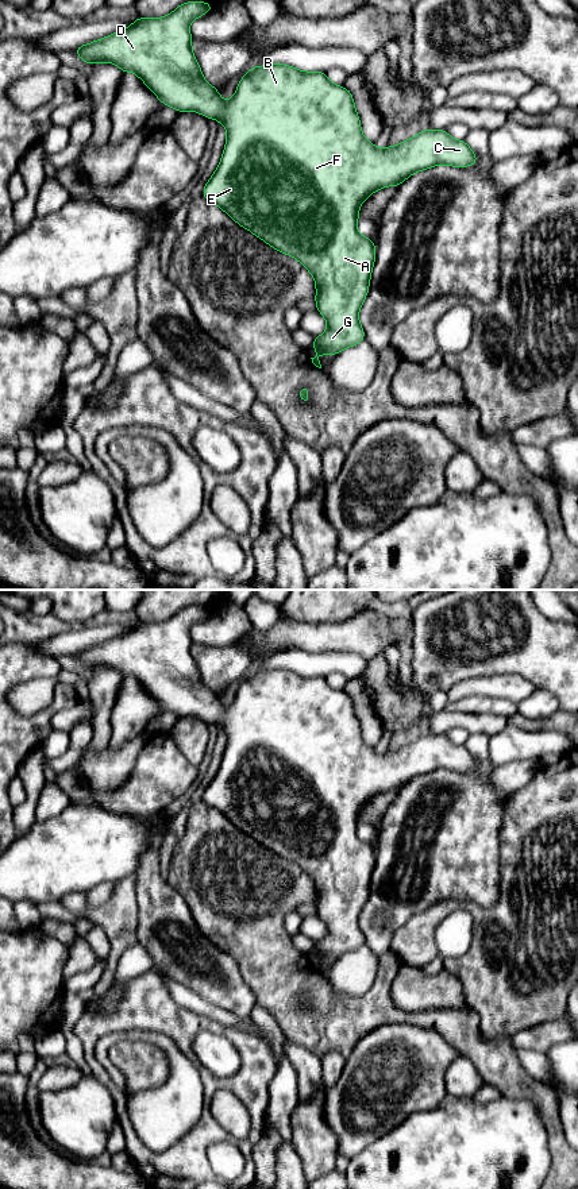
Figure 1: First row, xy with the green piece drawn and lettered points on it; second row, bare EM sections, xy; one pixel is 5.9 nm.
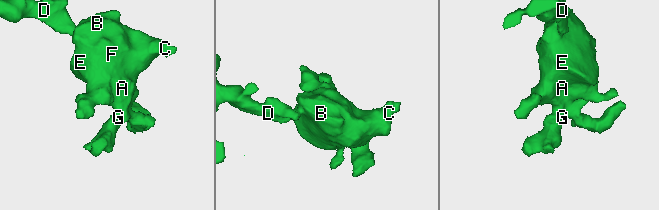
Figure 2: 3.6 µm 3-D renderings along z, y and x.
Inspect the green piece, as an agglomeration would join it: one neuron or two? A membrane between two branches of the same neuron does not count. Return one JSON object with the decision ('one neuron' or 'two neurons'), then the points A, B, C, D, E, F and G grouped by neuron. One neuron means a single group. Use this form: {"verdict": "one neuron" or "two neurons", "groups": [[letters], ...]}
{"verdict": "one neuron", "groups": [["A", "B", "C", "D", "E", "F", "G"]]}

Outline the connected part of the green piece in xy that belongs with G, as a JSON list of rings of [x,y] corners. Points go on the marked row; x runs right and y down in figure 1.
[[[188,1],[178,5],[170,15],[158,19],[149,18],[138,18],[130,27],[117,31],[115,34],[108,35],[107,38],[97,39],[92,43],[82,45],[73,51],[88,65],[99,63],[99,62],[112,62],[122,69],[123,73],[132,72],[135,73],[147,86],[149,89],[161,100],[163,105],[174,108],[177,112],[188,112],[194,111],[208,119],[216,119],[221,123],[227,130],[227,142],[224,146],[224,151],[220,159],[220,163],[213,173],[213,175],[208,179],[207,185],[203,189],[203,197],[220,206],[232,220],[235,220],[239,225],[253,232],[255,236],[262,239],[265,243],[275,248],[278,252],[294,256],[313,277],[316,283],[316,308],[317,312],[323,314],[327,320],[328,329],[313,339],[312,347],[317,352],[317,355],[312,359],[312,363],[321,368],[319,356],[330,352],[332,356],[338,355],[342,350],[350,348],[355,344],[359,344],[365,340],[365,331],[358,320],[358,312],[369,293],[371,270],[375,260],[375,243],[362,236],[357,231],[357,221],[359,217],[359,206],[361,204],[375,190],[384,189],[386,186],[394,185],[400,186],[409,175],[417,173],[420,170],[425,170],[438,165],[448,165],[452,167],[467,167],[474,166],[478,162],[478,157],[469,147],[466,140],[455,140],[452,139],[446,130],[425,130],[419,132],[416,136],[394,146],[385,148],[375,148],[374,144],[365,139],[361,131],[361,119],[355,111],[354,99],[351,92],[344,86],[338,86],[332,84],[324,72],[301,72],[293,66],[288,66],[284,63],[273,63],[266,66],[253,66],[239,81],[236,92],[234,97],[226,103],[221,101],[219,89],[209,85],[204,77],[203,70],[200,69],[194,54],[192,51],[192,35],[189,32],[189,24],[212,11],[215,4],[203,3],[203,1]]]

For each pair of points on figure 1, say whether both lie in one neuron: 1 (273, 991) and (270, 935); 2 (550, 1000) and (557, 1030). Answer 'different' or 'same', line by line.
1: same
2: different

